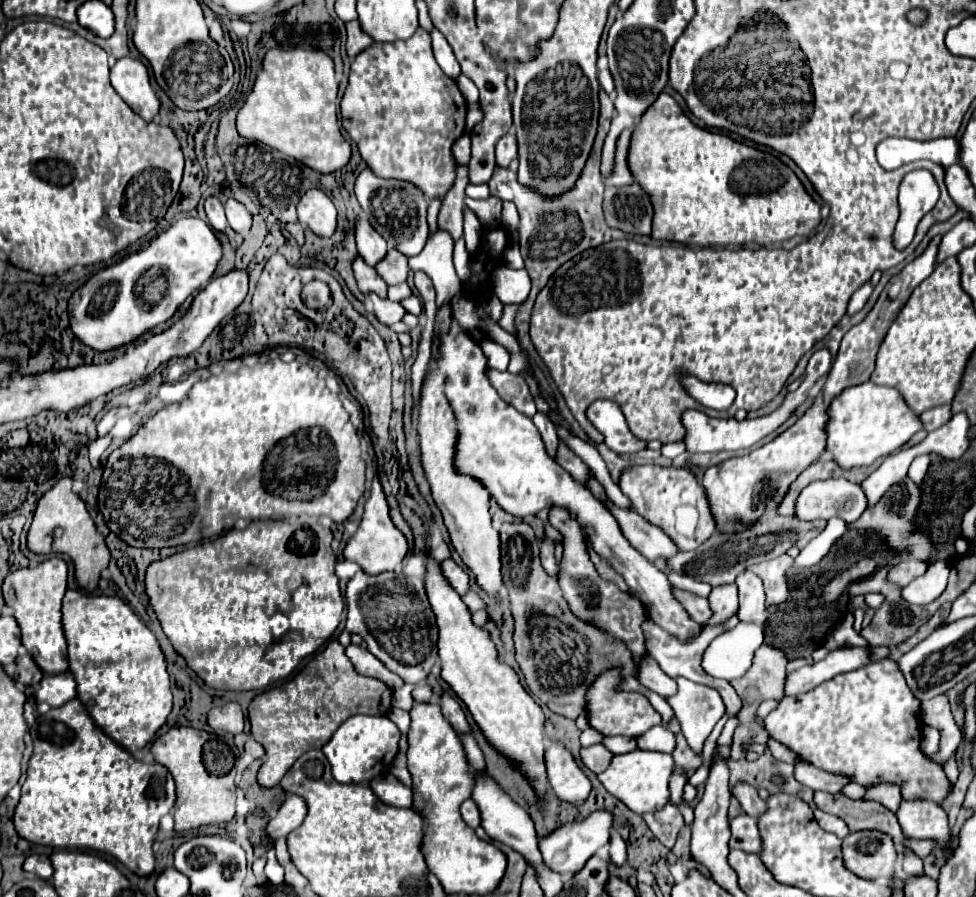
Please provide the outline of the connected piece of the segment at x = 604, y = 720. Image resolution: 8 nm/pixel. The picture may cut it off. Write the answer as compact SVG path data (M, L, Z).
M605 671L587 693L587 709L591 713L591 727L603 735L623 735L623 737L641 737L647 729L661 725L661 715L653 709L649 699L641 693L619 693L615 685L619 683L619 671Z

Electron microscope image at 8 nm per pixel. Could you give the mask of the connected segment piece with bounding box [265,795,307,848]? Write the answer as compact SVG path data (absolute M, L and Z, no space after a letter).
M289 795L285 799L285 803L279 807L279 811L275 813L275 817L271 817L271 821L265 829L266 835L272 840L274 848L277 839L285 839L285 845L287 845L287 835L303 823L305 815L307 815L307 803L299 795Z

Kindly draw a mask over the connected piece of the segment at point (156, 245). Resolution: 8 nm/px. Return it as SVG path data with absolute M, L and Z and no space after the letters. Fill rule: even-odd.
M181 217L167 231L157 235L143 251L125 257L121 263L101 269L69 299L69 323L73 335L93 351L113 351L133 343L157 325L169 321L195 291L213 277L223 257L223 243L201 219Z

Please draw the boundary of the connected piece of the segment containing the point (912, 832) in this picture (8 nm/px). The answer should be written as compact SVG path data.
M901 801L897 819L905 839L933 839L945 845L945 855L951 853L947 847L949 825L945 811L931 801Z

